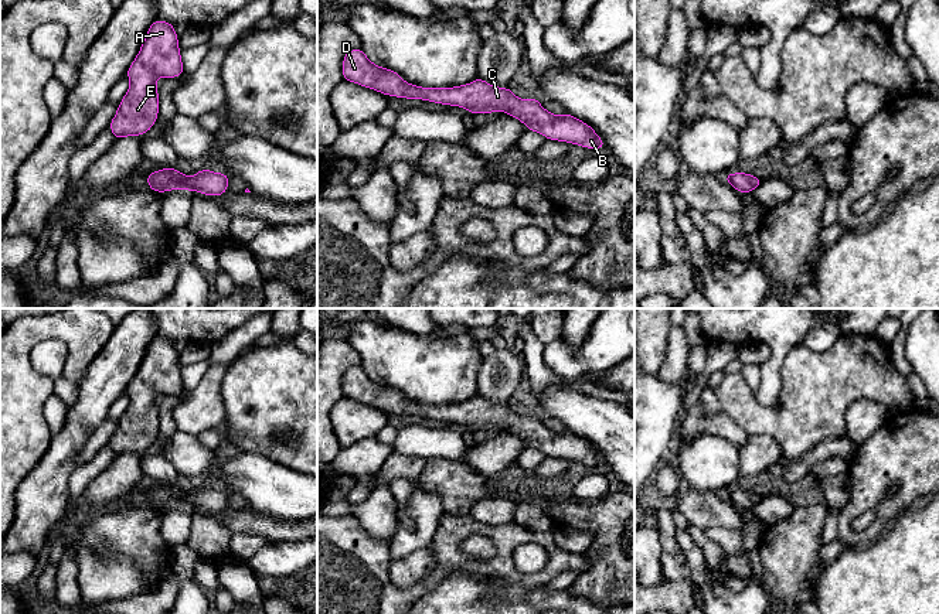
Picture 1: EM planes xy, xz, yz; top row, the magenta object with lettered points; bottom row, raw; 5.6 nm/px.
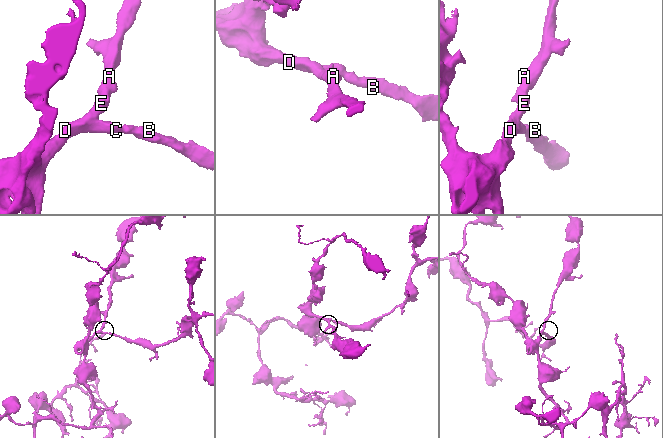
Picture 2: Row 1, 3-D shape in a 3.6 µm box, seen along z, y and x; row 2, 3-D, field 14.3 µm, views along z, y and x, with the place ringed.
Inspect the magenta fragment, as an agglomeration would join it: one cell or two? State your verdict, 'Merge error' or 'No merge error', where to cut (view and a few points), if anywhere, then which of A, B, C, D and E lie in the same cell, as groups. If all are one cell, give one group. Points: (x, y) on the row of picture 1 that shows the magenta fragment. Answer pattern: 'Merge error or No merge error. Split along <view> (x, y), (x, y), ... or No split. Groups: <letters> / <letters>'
No merge error. No split. Groups: A B C D E

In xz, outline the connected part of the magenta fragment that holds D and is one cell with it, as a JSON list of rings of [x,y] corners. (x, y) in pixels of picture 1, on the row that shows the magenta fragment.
[[[358,48],[346,52],[343,79],[387,96],[460,106],[474,115],[506,112],[523,122],[527,130],[541,133],[547,140],[567,141],[585,149],[606,149],[596,132],[578,117],[567,112],[555,116],[545,110],[537,98],[518,99],[510,88],[490,85],[482,78],[453,88],[422,88],[405,82],[399,74],[388,68],[375,65]]]

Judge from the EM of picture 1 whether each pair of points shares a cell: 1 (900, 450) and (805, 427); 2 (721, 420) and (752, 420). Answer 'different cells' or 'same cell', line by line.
1: different cells
2: different cells

